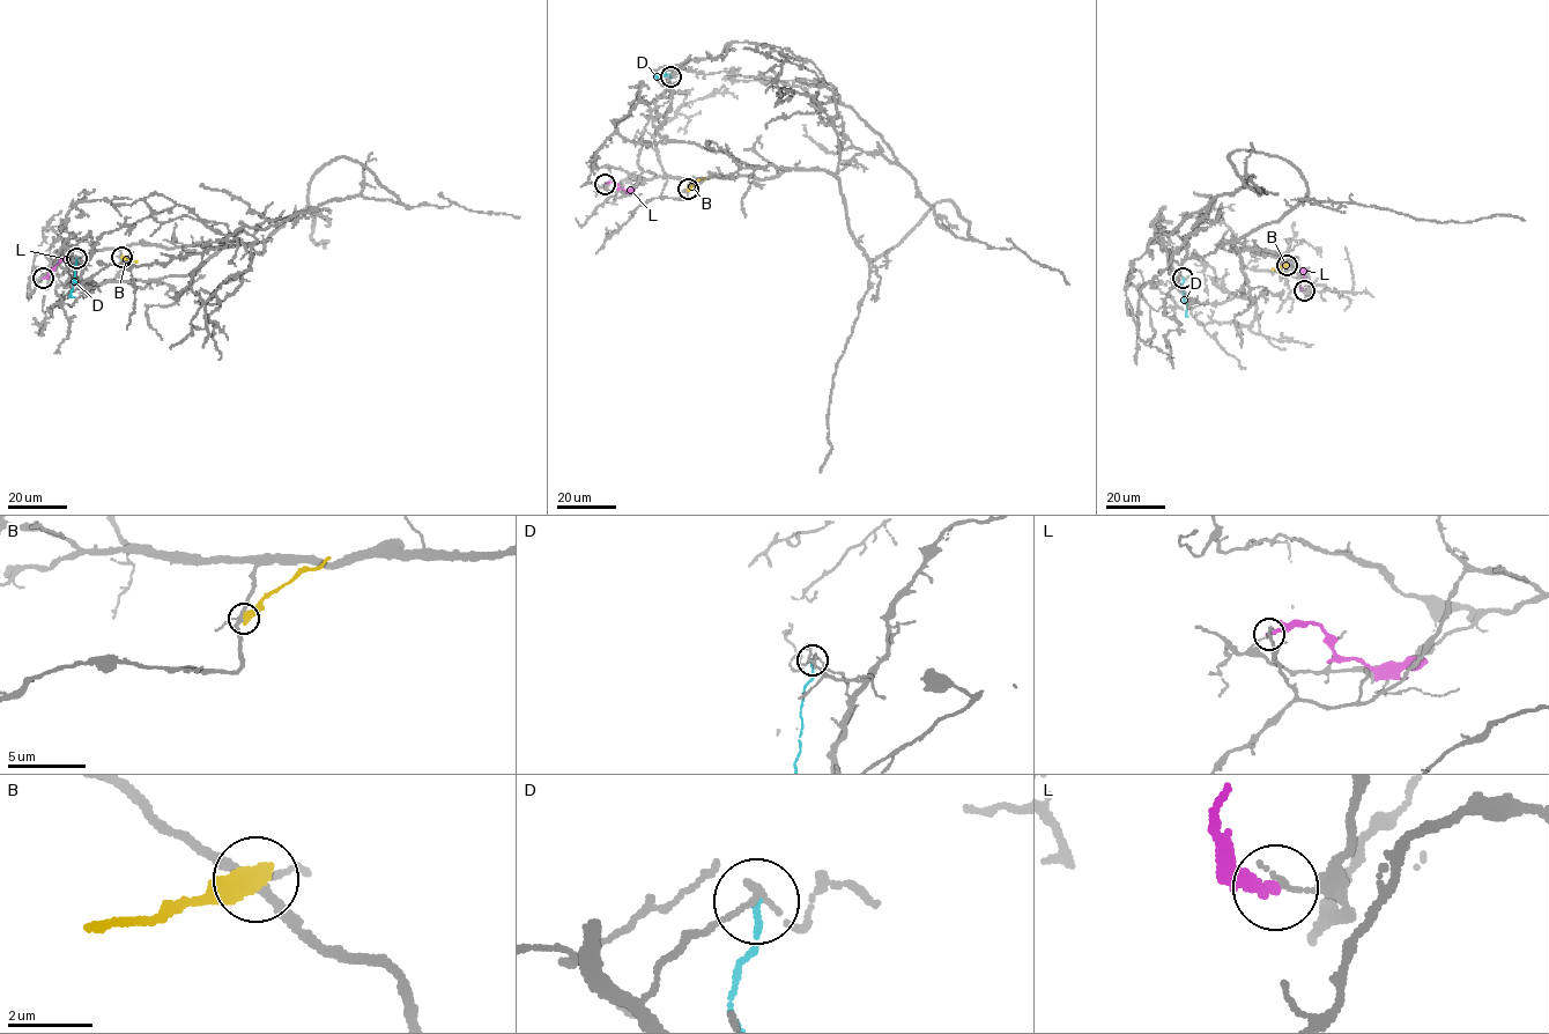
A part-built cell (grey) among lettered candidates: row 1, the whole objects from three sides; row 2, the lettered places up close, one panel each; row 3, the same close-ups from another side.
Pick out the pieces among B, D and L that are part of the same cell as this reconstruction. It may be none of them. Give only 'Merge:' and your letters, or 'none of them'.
Merge: none of them

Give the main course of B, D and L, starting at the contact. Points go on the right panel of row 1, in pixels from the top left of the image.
B: (1287, 264), (1270, 270)
D: (1183, 278), (1181, 290), (1187, 316)
L: (1303, 290), (1299, 285), (1304, 272), (1299, 268)

